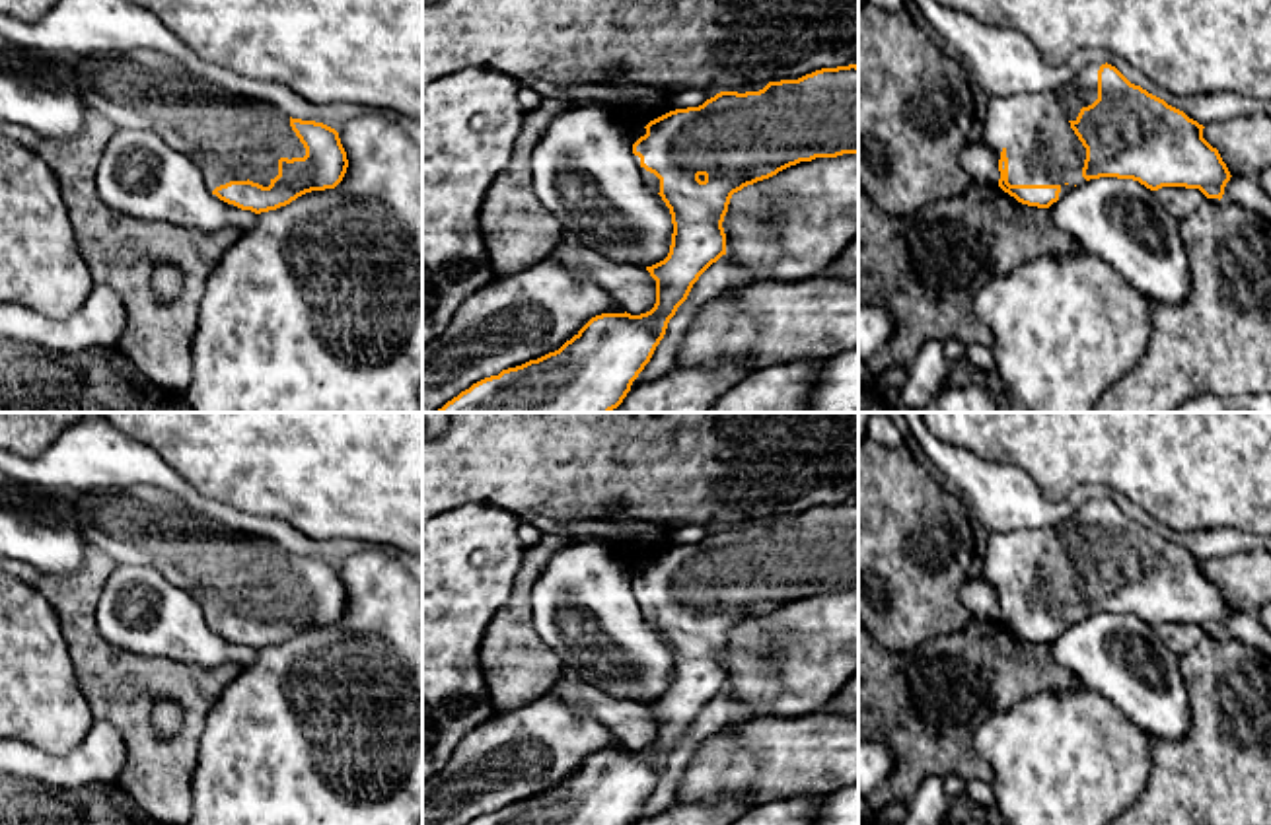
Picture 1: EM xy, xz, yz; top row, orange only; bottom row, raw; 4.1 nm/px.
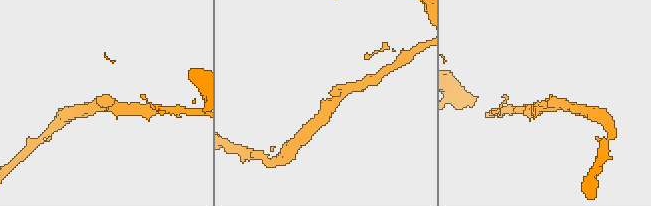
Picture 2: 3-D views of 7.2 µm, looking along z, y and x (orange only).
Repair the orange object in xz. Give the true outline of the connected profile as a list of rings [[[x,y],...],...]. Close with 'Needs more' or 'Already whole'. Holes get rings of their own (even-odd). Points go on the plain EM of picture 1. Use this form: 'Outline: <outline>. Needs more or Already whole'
Outline: [[[858,502],[821,504],[798,516],[769,518],[759,527],[720,527],[699,543],[670,547],[633,572],[633,590],[673,660],[668,693],[646,702],[656,716],[654,743],[640,751],[596,751],[559,786],[469,825],[631,825],[693,720],[726,691],[722,658],[732,630],[800,597],[858,590]]]. Needs more

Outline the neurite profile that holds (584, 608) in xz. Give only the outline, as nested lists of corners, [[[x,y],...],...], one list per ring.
[[[574,537],[533,588],[533,627],[580,681],[633,702],[664,697],[672,650],[648,627],[633,572],[601,537]]]

